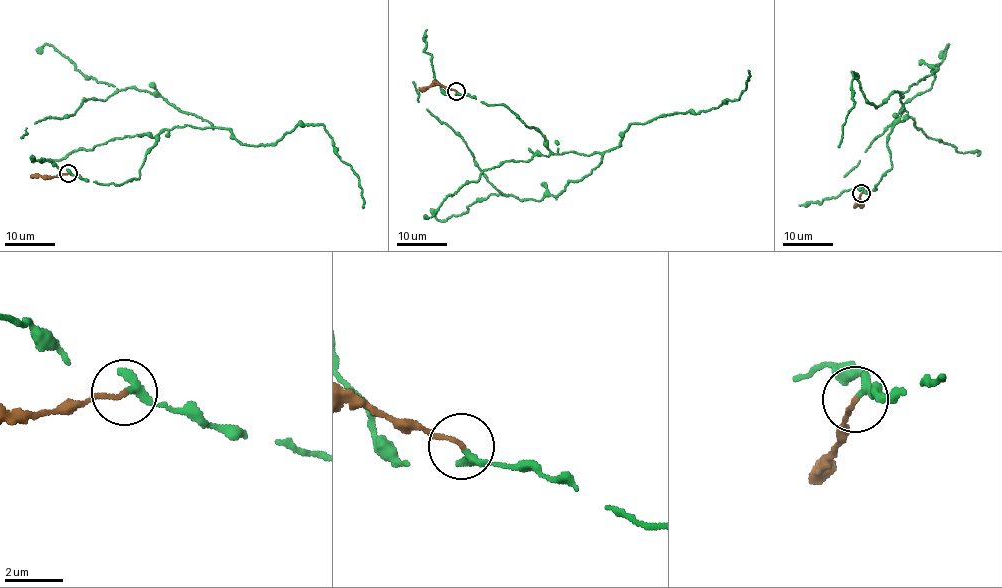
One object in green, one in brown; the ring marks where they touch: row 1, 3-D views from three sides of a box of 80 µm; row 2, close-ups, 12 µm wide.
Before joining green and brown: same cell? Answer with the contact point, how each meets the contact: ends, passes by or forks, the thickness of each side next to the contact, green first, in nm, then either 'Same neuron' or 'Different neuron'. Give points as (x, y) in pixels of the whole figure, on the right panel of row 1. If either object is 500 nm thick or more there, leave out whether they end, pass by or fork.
Place: (861, 193). At the ring green ends. At the ring brown ends. Thickness 340 nm (green) against 160 nm. Different neuron

